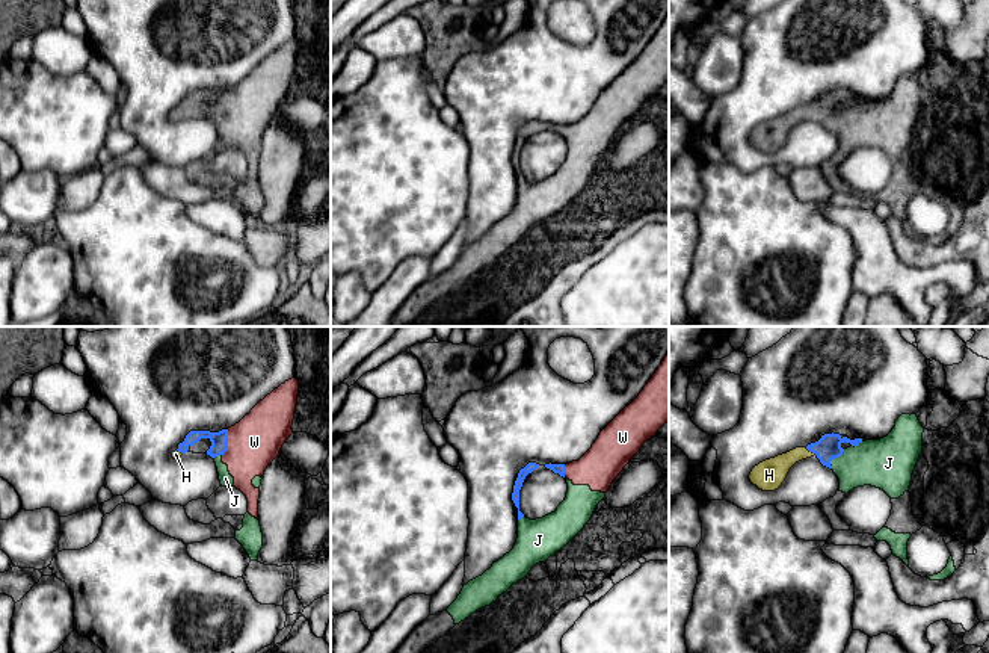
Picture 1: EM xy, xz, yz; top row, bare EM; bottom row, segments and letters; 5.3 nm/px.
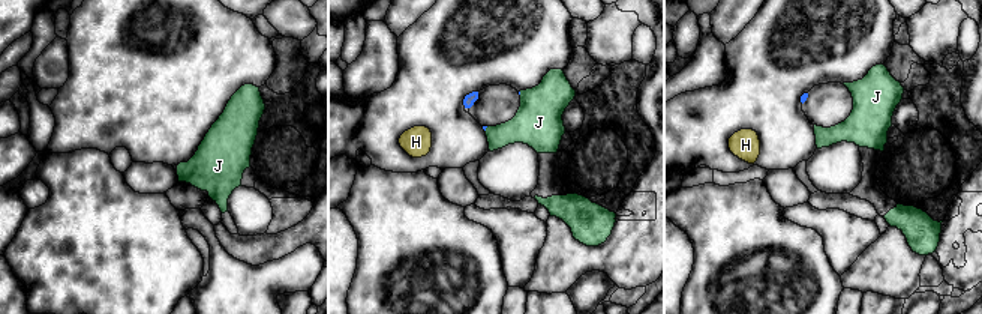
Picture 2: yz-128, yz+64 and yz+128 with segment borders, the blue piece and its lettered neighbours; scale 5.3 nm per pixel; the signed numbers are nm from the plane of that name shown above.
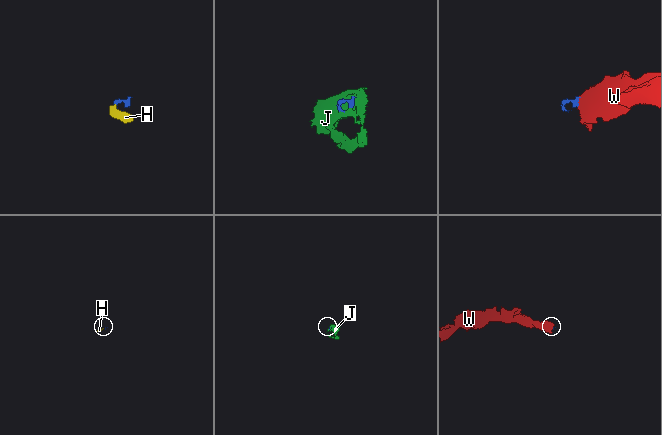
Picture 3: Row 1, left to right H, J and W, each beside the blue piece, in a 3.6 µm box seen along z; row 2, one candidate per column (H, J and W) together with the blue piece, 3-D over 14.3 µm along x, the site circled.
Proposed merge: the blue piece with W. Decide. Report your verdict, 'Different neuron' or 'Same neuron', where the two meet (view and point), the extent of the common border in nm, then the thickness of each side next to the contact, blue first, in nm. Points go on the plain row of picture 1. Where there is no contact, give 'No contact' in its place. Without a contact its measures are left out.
Same neuron. Touches blue at xy (227, 105). Shared border 150 nm. Thickness 100 nm (blue) against 280 nm

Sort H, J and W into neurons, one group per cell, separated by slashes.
H J W

